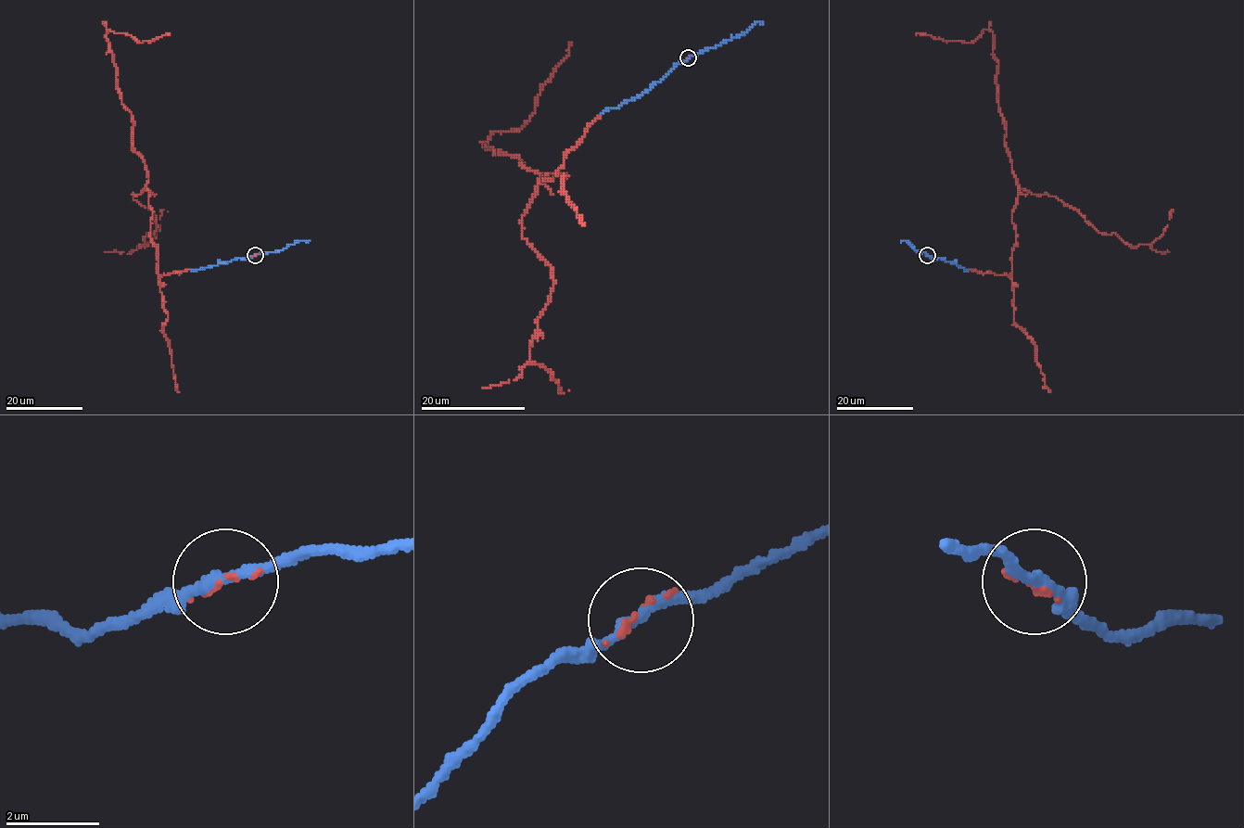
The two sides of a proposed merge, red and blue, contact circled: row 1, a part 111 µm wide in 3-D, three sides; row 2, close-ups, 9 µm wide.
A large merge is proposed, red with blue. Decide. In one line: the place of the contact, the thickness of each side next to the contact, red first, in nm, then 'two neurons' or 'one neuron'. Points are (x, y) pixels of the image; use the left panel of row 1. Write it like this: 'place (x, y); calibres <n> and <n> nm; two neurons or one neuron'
place (255, 255); calibres 110 and 240 nm; one neuron

